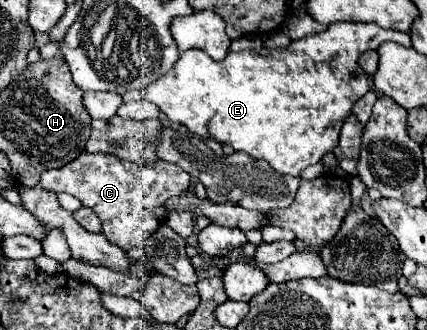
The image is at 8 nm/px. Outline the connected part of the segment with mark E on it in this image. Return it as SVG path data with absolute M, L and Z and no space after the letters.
M341 22L341 24L331 24L331 26L329 26L325 32L321 32L321 34L311 34L311 36L305 36L305 38L301 38L301 40L295 40L295 42L291 42L285 50L265 50L265 52L261 52L261 54L257 54L257 52L247 52L247 50L245 50L245 52L237 52L237 54L235 54L235 52L229 52L227 58L225 58L223 62L215 62L213 58L209 58L209 56L207 56L205 52L201 52L201 50L189 50L189 52L183 52L183 54L179 56L177 64L175 64L163 78L159 78L157 82L149 84L149 88L145 88L143 94L145 94L145 98L151 100L163 114L167 114L167 118L169 118L171 122L181 122L181 124L185 124L193 134L197 134L197 136L201 136L201 138L215 138L215 140L221 142L221 144L229 144L231 148L243 150L243 152L251 154L251 156L257 158L257 160L269 162L269 166L275 168L275 170L281 172L281 174L297 176L297 174L299 174L301 170L305 170L307 166L321 162L323 156L329 154L329 152L339 144L341 126L343 126L345 118L351 114L353 104L355 104L361 96L365 96L365 94L371 90L367 74L361 72L363 68L359 66L359 58L361 58L361 54L363 54L365 50L377 50L383 42L397 42L397 44L403 44L403 46L411 46L411 36L405 34L405 32L397 32L397 30L385 30L385 28L377 26L377 24Z

